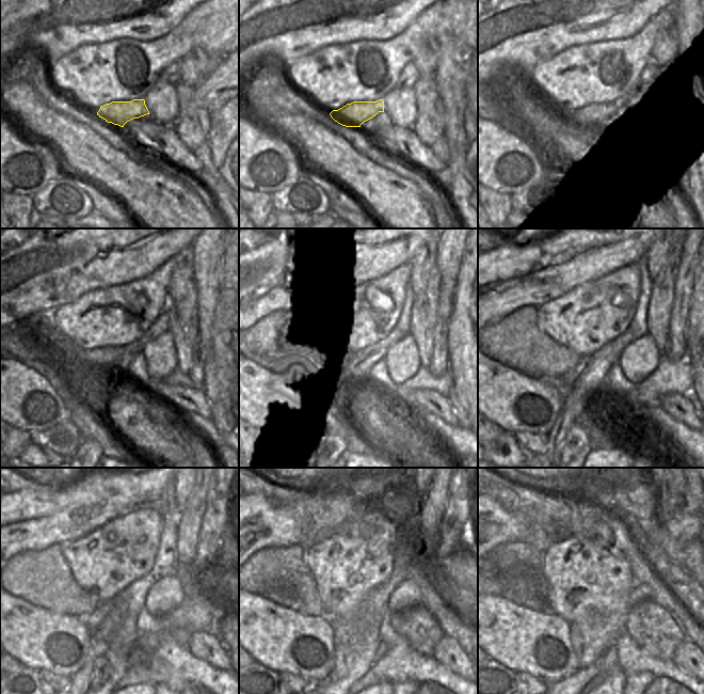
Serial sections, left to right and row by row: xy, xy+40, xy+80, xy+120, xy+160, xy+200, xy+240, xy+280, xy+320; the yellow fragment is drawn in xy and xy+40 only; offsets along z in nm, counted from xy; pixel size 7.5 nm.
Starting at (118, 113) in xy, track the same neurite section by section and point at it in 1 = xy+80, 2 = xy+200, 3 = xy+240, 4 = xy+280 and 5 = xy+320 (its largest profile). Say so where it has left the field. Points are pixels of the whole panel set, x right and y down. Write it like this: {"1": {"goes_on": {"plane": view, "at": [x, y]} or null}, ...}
{"1": {"goes_on": {"plane": "xy+80", "at": [584, 119]}}, "2": {"goes_on": {"plane": "xy+200", "at": [559, 360]}}, "3": {"goes_on": {"plane": "xy+240", "at": [81, 603]}}, "4": {"goes_on": {"plane": "xy+280", "at": [308, 589]}}, "5": {"goes_on": {"plane": "xy+320", "at": [549, 611]}}}

